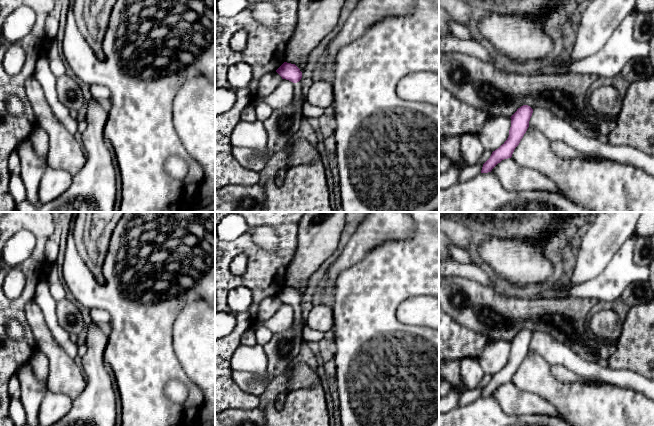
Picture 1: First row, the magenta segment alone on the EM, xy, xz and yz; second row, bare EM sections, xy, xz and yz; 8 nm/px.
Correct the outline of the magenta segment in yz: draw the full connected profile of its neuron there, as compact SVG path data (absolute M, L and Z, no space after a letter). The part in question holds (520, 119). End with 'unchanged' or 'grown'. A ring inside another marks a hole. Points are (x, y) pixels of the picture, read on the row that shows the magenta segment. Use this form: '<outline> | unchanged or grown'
M523 105L510 117L511 127L507 140L492 152L490 158L483 164L481 173L491 172L502 160L512 157L515 148L519 145L529 127L532 113L533 109L530 106Z | unchanged

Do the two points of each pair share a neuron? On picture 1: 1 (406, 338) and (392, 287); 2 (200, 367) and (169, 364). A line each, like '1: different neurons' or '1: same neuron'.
1: same neuron
2: different neurons

